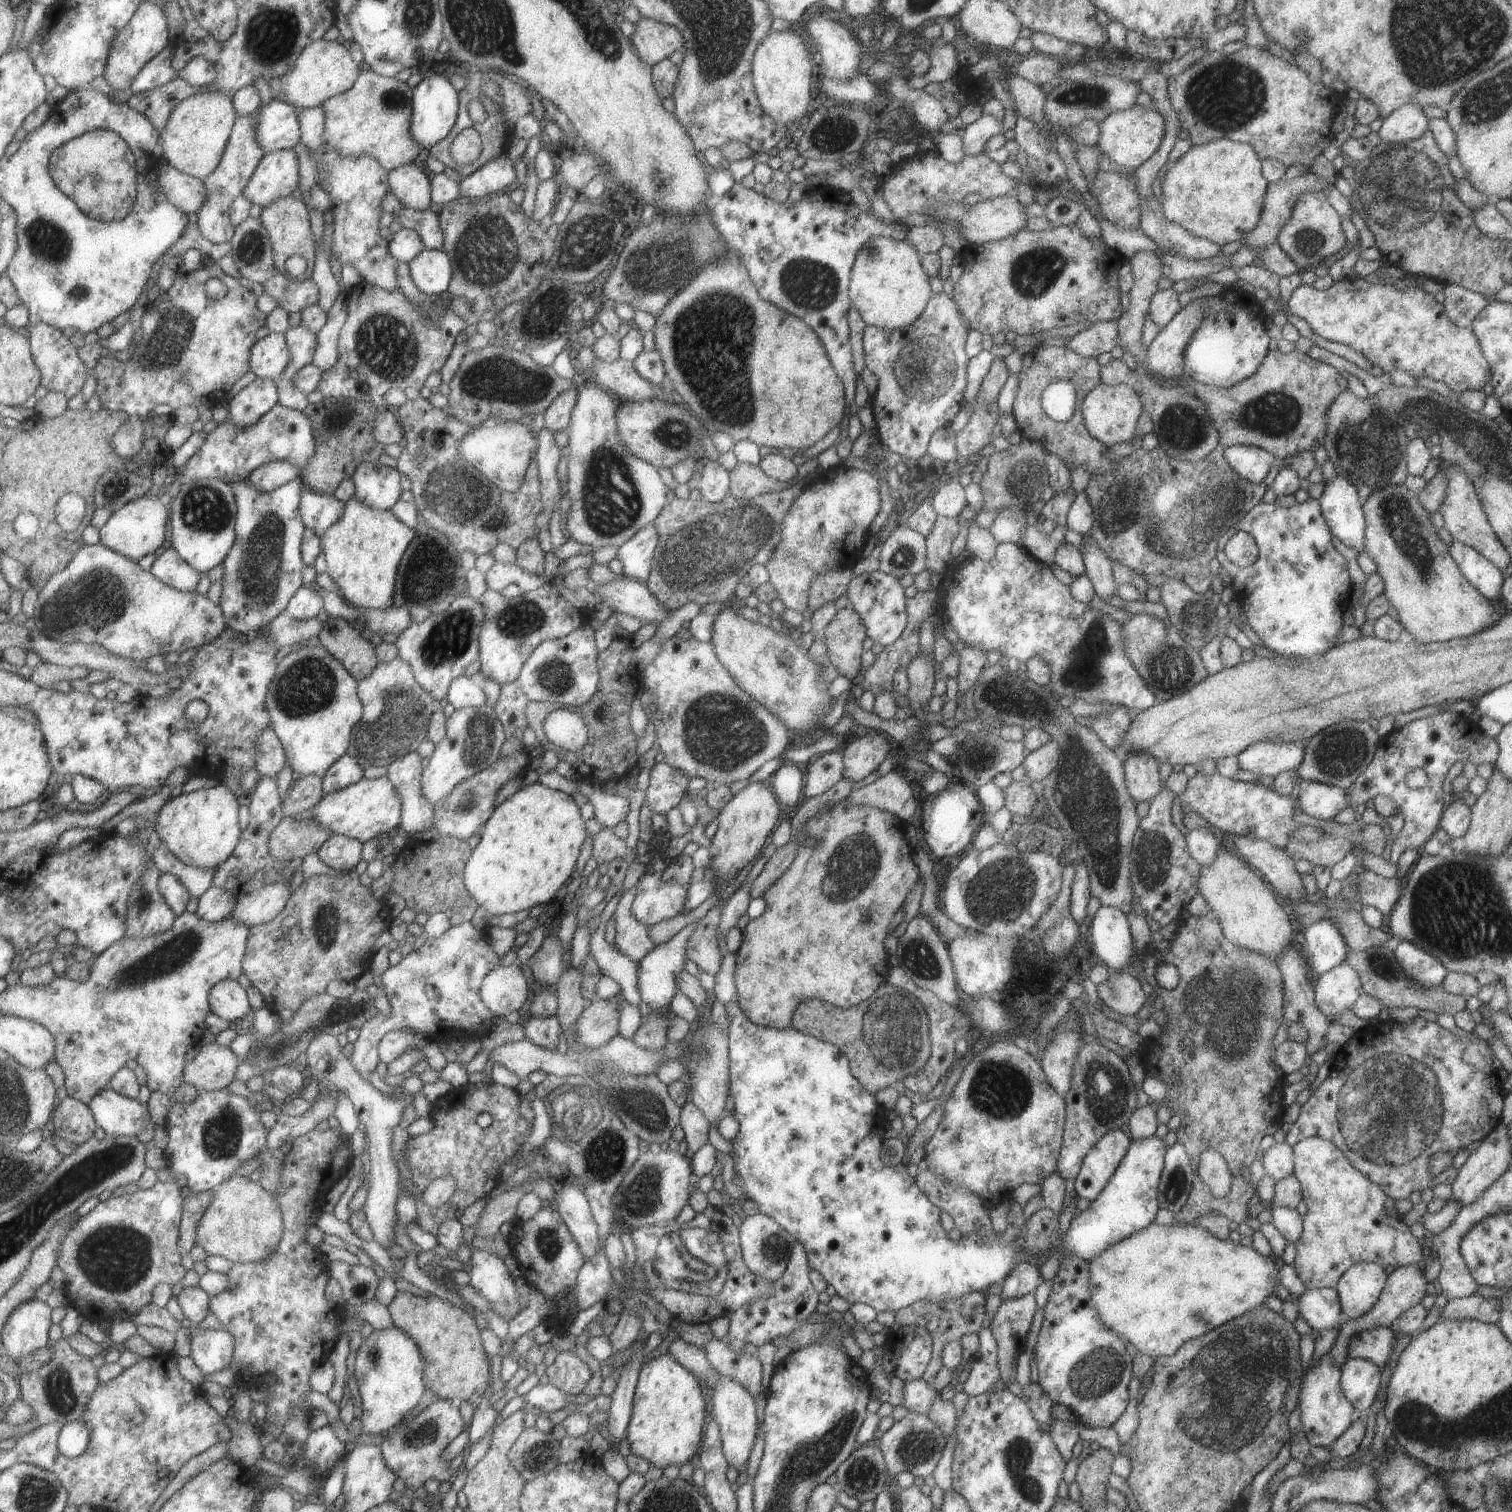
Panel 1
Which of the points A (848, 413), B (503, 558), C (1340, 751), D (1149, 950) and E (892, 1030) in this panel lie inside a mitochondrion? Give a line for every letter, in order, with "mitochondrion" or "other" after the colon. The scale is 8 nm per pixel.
A: other
B: other
C: mitochondrion
D: other
E: mitochondrion

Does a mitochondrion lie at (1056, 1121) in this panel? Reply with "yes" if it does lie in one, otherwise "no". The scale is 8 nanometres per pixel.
no

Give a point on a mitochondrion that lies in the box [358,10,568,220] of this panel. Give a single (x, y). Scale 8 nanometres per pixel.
(392, 100)

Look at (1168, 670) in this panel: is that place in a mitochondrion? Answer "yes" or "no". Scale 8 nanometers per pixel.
yes

